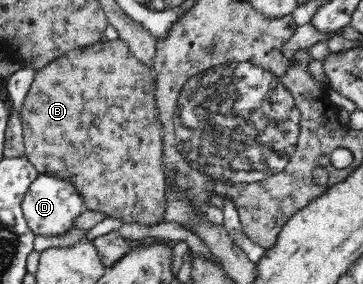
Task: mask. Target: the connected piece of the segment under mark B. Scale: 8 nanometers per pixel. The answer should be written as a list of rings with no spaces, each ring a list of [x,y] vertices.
[[[121,39],[102,42],[99,41],[91,46],[74,48],[61,54],[59,58],[48,62],[36,71],[36,75],[31,83],[28,93],[23,100],[20,117],[23,123],[23,134],[25,140],[25,153],[29,161],[40,174],[51,174],[63,177],[71,181],[75,188],[82,193],[85,205],[90,211],[103,212],[107,217],[123,219],[125,223],[138,222],[143,225],[155,225],[164,222],[164,213],[167,209],[165,191],[166,191],[166,167],[163,163],[163,140],[161,135],[162,127],[158,123],[158,113],[156,108],[155,84],[153,78],[155,71],[149,69],[147,65],[139,63],[127,43]]]

